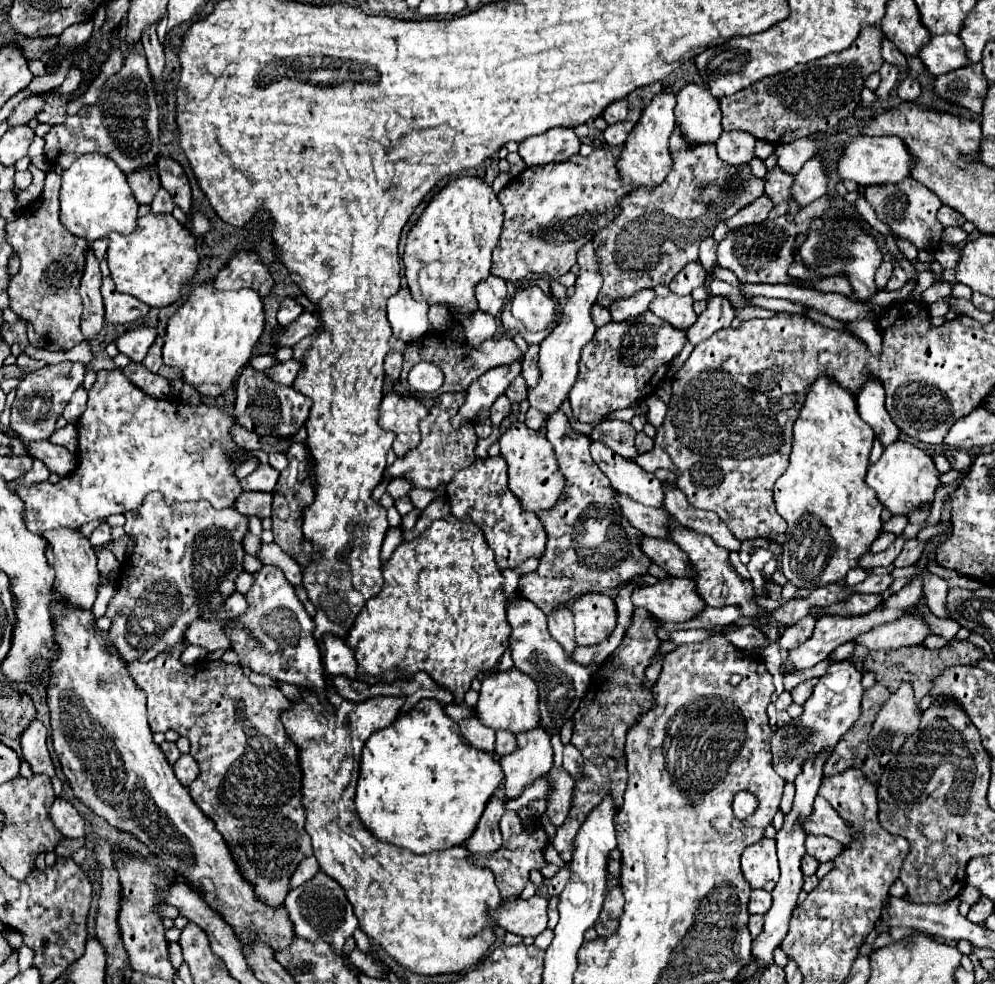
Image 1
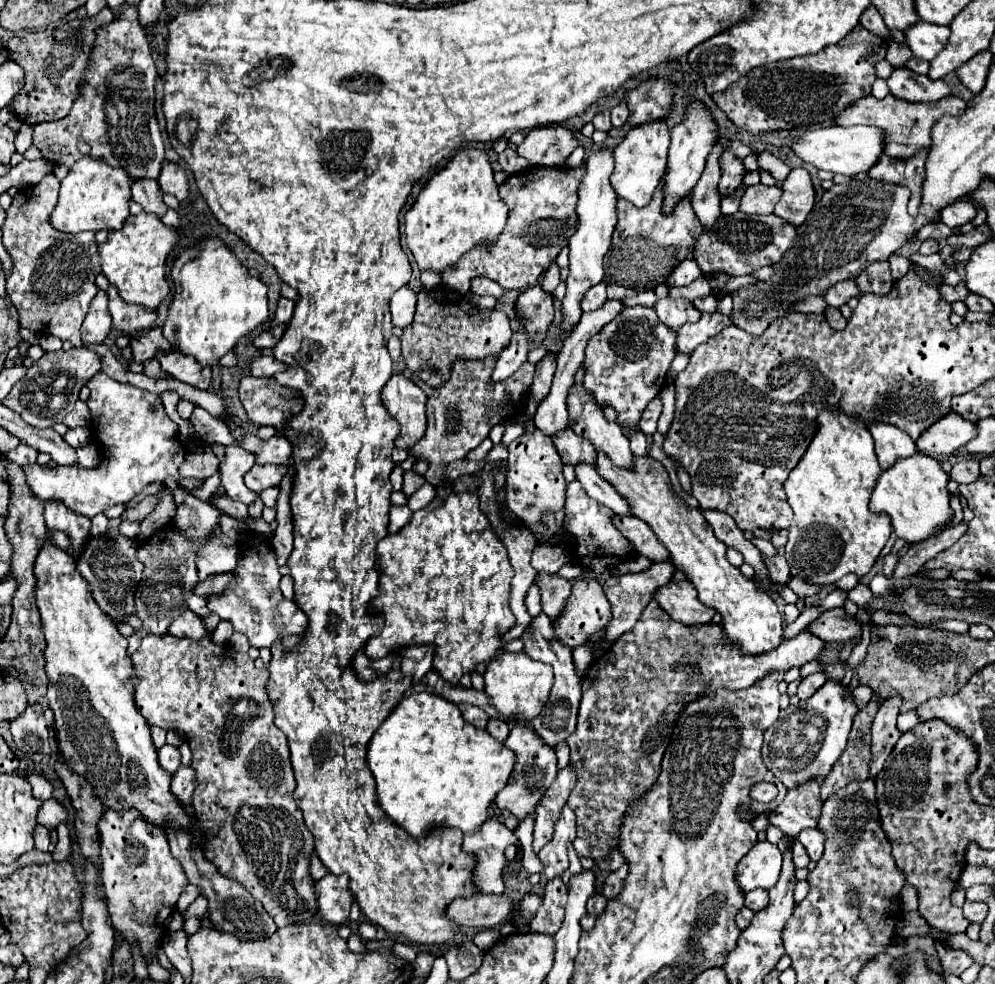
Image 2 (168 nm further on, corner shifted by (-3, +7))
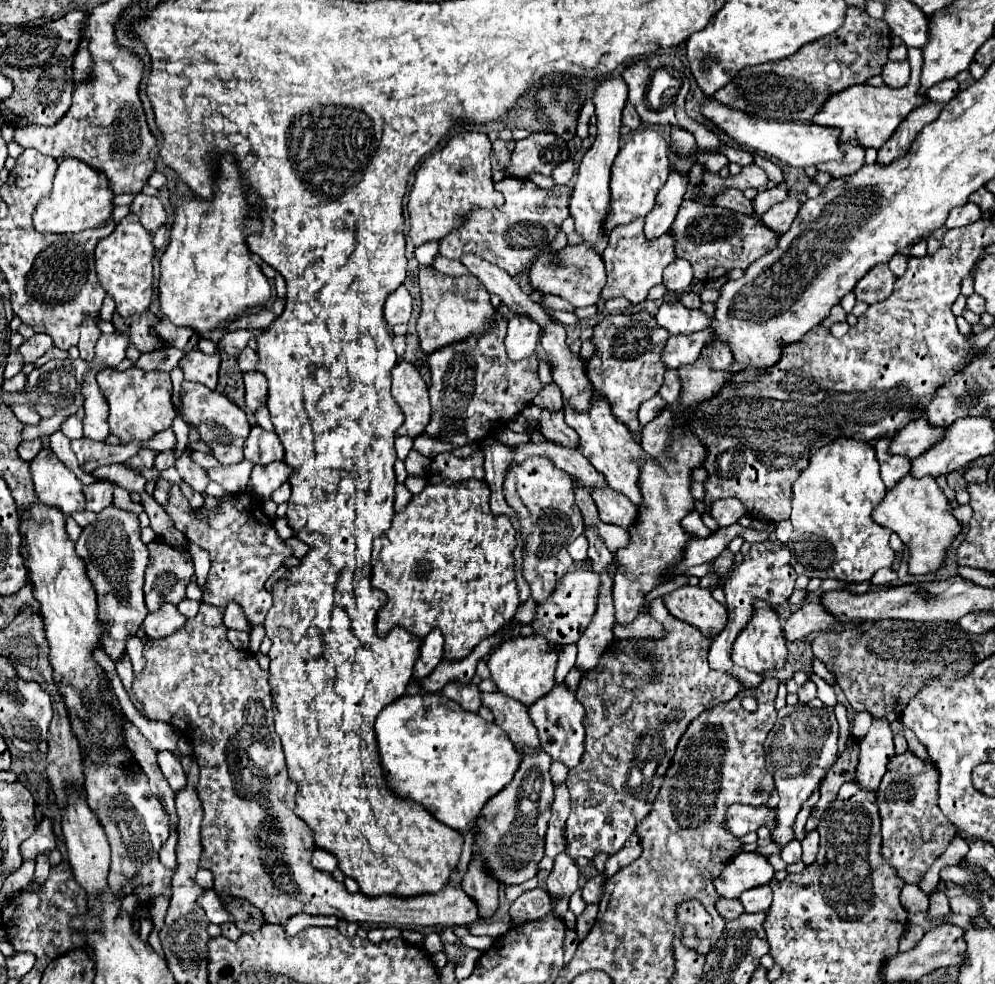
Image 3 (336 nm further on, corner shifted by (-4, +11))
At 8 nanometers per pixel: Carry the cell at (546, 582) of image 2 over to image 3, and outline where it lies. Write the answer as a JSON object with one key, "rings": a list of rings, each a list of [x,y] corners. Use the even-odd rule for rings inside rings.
{"rings":[[[526,459],[526,463],[512,467],[506,473],[504,497],[520,521],[520,537],[524,543],[522,577],[530,585],[532,599],[540,603],[540,599],[546,599],[554,591],[554,583],[568,573],[574,563],[568,545],[584,531],[584,519],[574,501],[572,477],[566,475],[566,471],[556,469],[550,459]]]}

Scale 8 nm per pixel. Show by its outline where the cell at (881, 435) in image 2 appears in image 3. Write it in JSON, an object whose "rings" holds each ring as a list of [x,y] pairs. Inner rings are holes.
{"rings":[[[880,439],[876,443],[876,459],[880,463],[880,477],[886,489],[892,489],[902,477],[910,471],[910,459],[902,459],[902,455],[886,455],[886,443],[890,439]]]}

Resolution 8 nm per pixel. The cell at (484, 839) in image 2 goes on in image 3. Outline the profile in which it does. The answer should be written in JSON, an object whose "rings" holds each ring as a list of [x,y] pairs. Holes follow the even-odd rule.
{"rings":[[[470,861],[462,881],[462,891],[476,903],[480,919],[490,919],[498,911],[498,885],[486,875],[486,871],[482,871],[482,867],[478,867],[478,863]]]}

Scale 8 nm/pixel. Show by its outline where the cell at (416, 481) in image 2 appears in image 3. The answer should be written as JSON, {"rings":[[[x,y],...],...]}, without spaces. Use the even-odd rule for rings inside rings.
{"rings":[[[412,449],[406,457],[406,471],[410,475],[420,475],[420,477],[426,477],[426,471],[428,471],[428,465],[430,465],[430,459],[420,455],[416,449]]]}

